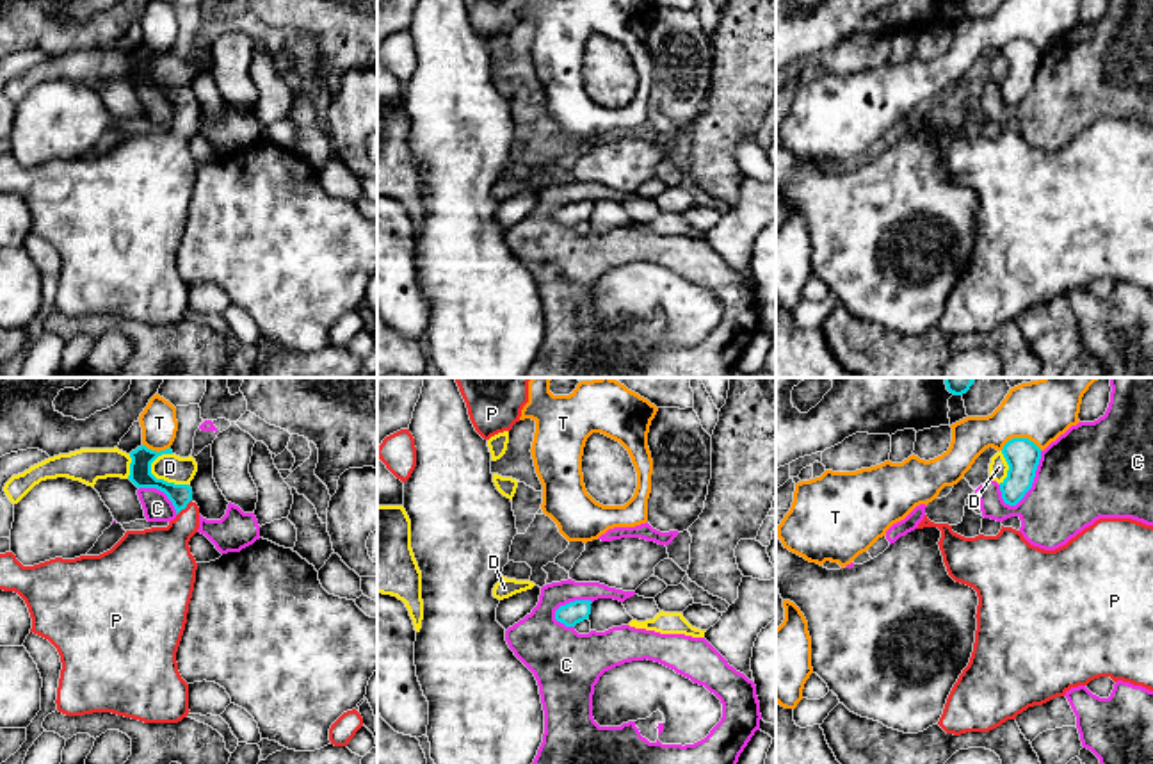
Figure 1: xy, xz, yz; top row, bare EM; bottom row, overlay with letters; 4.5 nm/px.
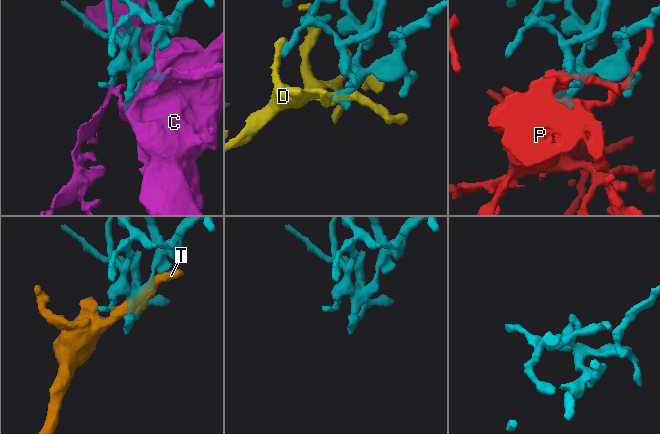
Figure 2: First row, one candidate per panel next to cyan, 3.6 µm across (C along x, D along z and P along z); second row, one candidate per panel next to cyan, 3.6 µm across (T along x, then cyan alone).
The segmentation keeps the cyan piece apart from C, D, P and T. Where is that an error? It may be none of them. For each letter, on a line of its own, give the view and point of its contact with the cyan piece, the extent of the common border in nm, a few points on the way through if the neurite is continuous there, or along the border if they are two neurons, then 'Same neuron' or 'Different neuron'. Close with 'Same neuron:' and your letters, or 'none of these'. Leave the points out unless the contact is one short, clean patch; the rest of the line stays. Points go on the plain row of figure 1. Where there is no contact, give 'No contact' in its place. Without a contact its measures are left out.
C: Touches cyan at yz (1032, 82). Shared border 300 nm. Different neuron
D: Touches cyan at xy (166, 82). Shared border 200 nm. Different neuron
P: Touches cyan at xy (184, 109). Shared border 100 nm. Path across: xy (180, 97), (184, 109), (184, 127), (161, 159). Same neuron
T: Touches cyan at yz (1022, 40). Shared border 190 nm. Different neuron
Same neuron: P

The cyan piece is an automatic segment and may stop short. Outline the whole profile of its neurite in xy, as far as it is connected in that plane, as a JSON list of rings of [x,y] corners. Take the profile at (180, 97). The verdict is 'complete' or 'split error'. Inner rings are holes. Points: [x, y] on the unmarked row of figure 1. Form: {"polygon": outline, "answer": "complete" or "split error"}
{"polygon": [[[141,46],[132,52],[128,80],[137,89],[157,89],[167,96],[176,110],[176,119],[167,128],[126,132],[110,151],[100,157],[55,158],[34,167],[23,167],[12,153],[0,155],[0,191],[14,192],[25,201],[32,219],[30,233],[48,240],[60,256],[55,305],[66,317],[112,313],[144,324],[178,324],[190,313],[189,285],[178,272],[176,253],[196,183],[198,164],[189,142],[199,130],[199,109],[192,102],[189,85],[167,84],[151,75],[151,64],[162,55],[173,55],[171,48],[157,53]]], "answer": "split error"}

